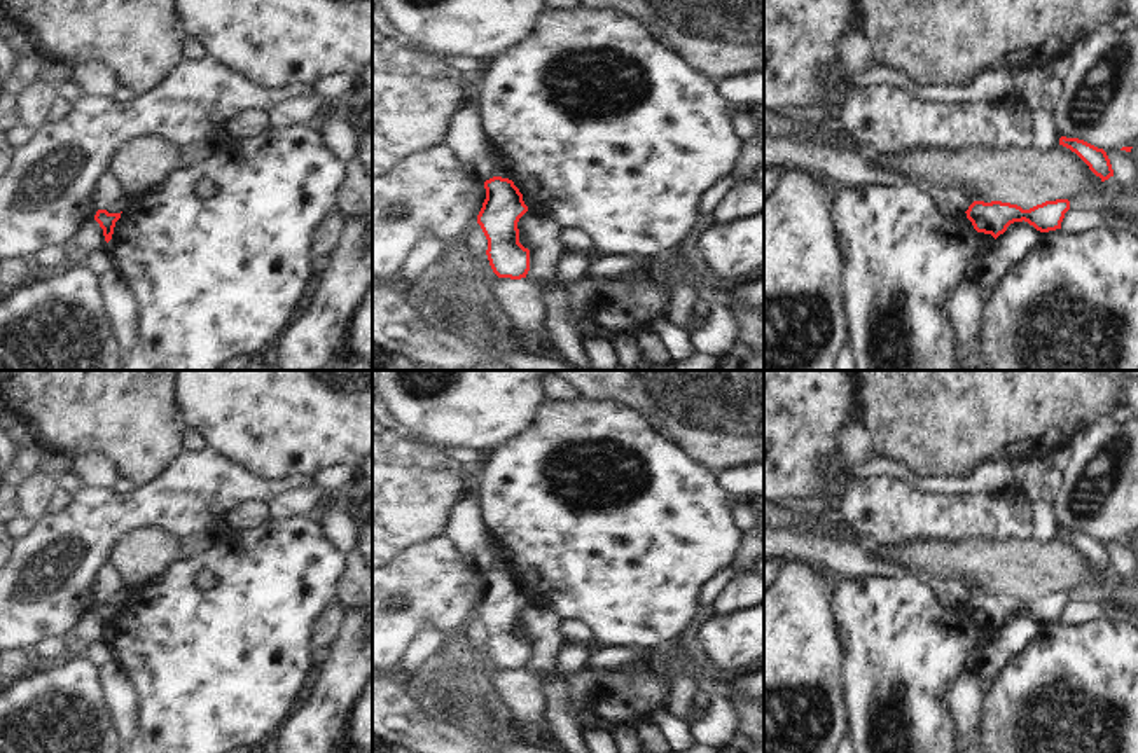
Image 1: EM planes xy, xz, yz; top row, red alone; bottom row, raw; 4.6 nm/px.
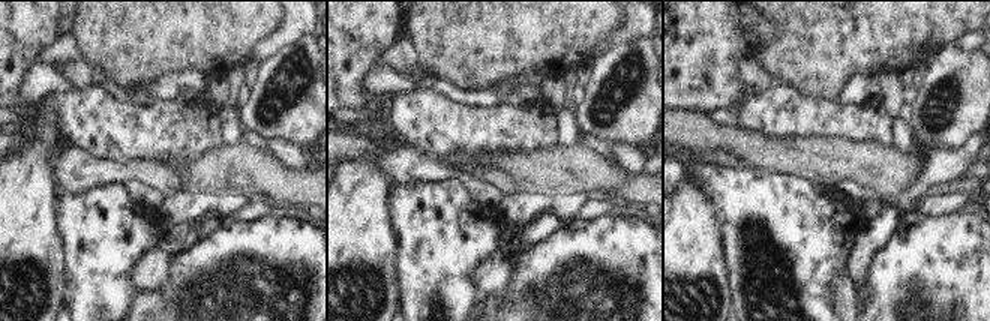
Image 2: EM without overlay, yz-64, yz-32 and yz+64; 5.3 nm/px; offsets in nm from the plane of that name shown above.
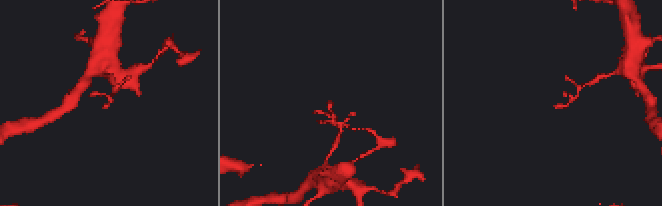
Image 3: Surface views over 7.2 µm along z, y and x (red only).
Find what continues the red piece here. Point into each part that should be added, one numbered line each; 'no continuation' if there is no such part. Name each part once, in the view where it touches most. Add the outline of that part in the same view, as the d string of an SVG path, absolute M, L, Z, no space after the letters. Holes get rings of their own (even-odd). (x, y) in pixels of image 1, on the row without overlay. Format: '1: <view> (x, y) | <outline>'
no continuation

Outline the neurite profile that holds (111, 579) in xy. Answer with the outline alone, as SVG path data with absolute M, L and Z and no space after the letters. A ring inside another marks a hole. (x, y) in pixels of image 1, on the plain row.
M114 559L103 564L96 582L100 601L105 601L110 594L117 592L124 585L128 585L128 580Z

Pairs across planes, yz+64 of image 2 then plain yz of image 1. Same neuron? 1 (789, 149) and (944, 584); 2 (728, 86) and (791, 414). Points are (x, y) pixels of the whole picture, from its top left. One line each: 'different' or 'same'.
1: different
2: same

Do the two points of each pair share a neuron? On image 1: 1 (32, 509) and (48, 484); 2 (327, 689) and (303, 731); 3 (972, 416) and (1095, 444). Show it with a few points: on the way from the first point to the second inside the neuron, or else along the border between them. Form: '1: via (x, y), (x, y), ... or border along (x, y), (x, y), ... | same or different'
1: via (32, 504), (42, 490) | same
2: via (327, 699), (327, 706), (313, 720) | same
3: border along (1081, 427), (1068, 442) | different

